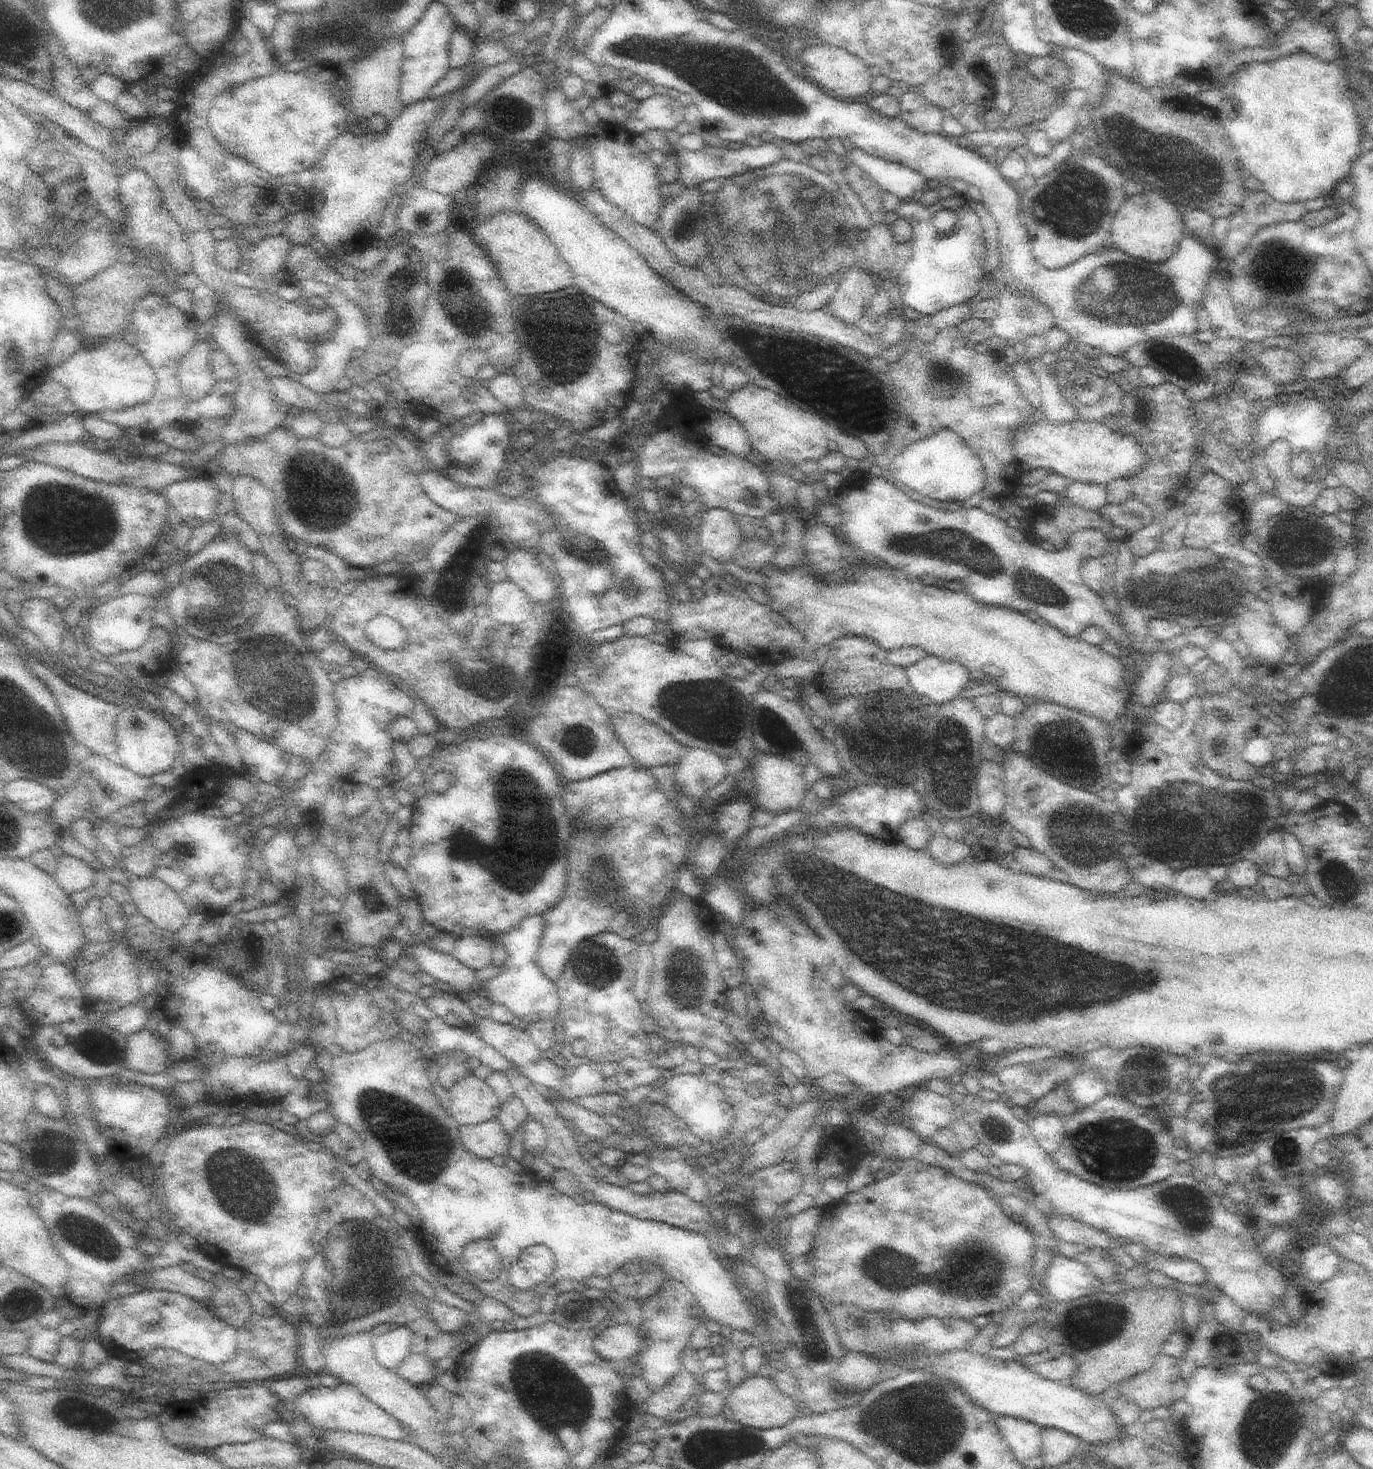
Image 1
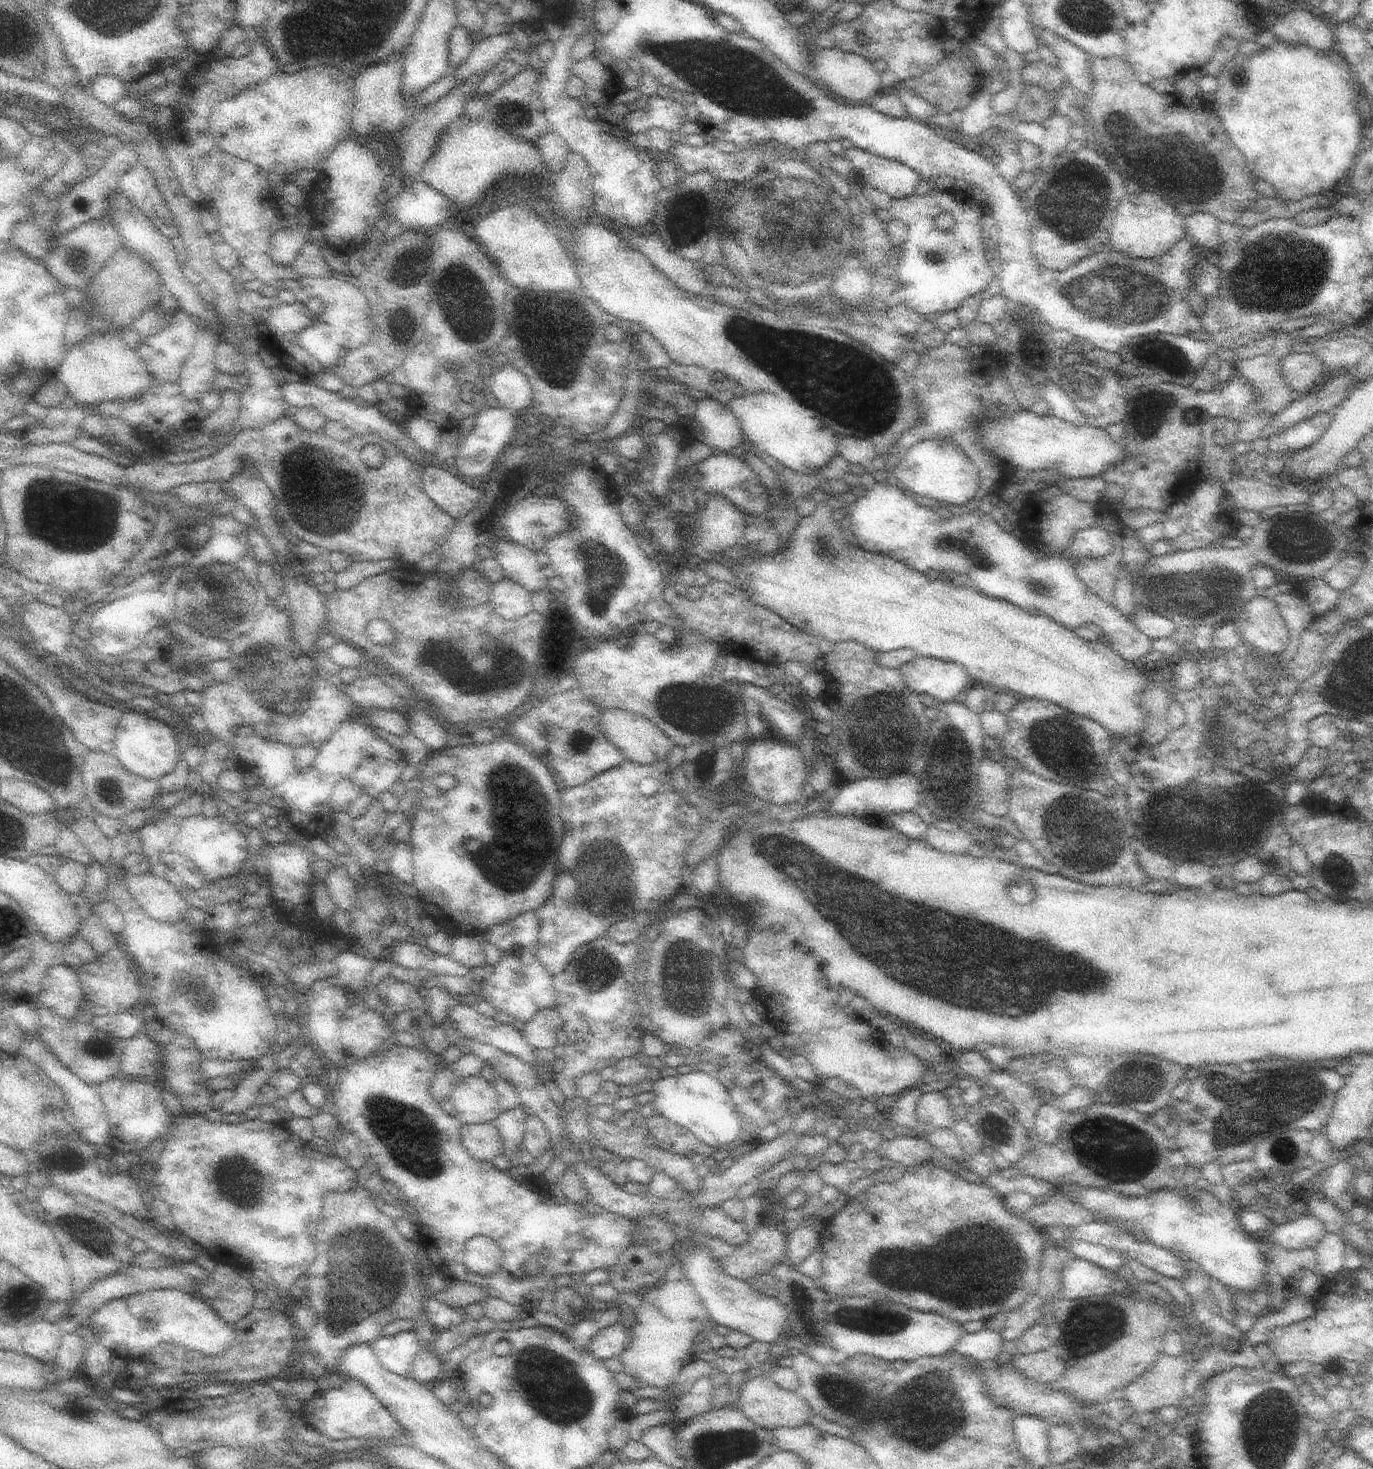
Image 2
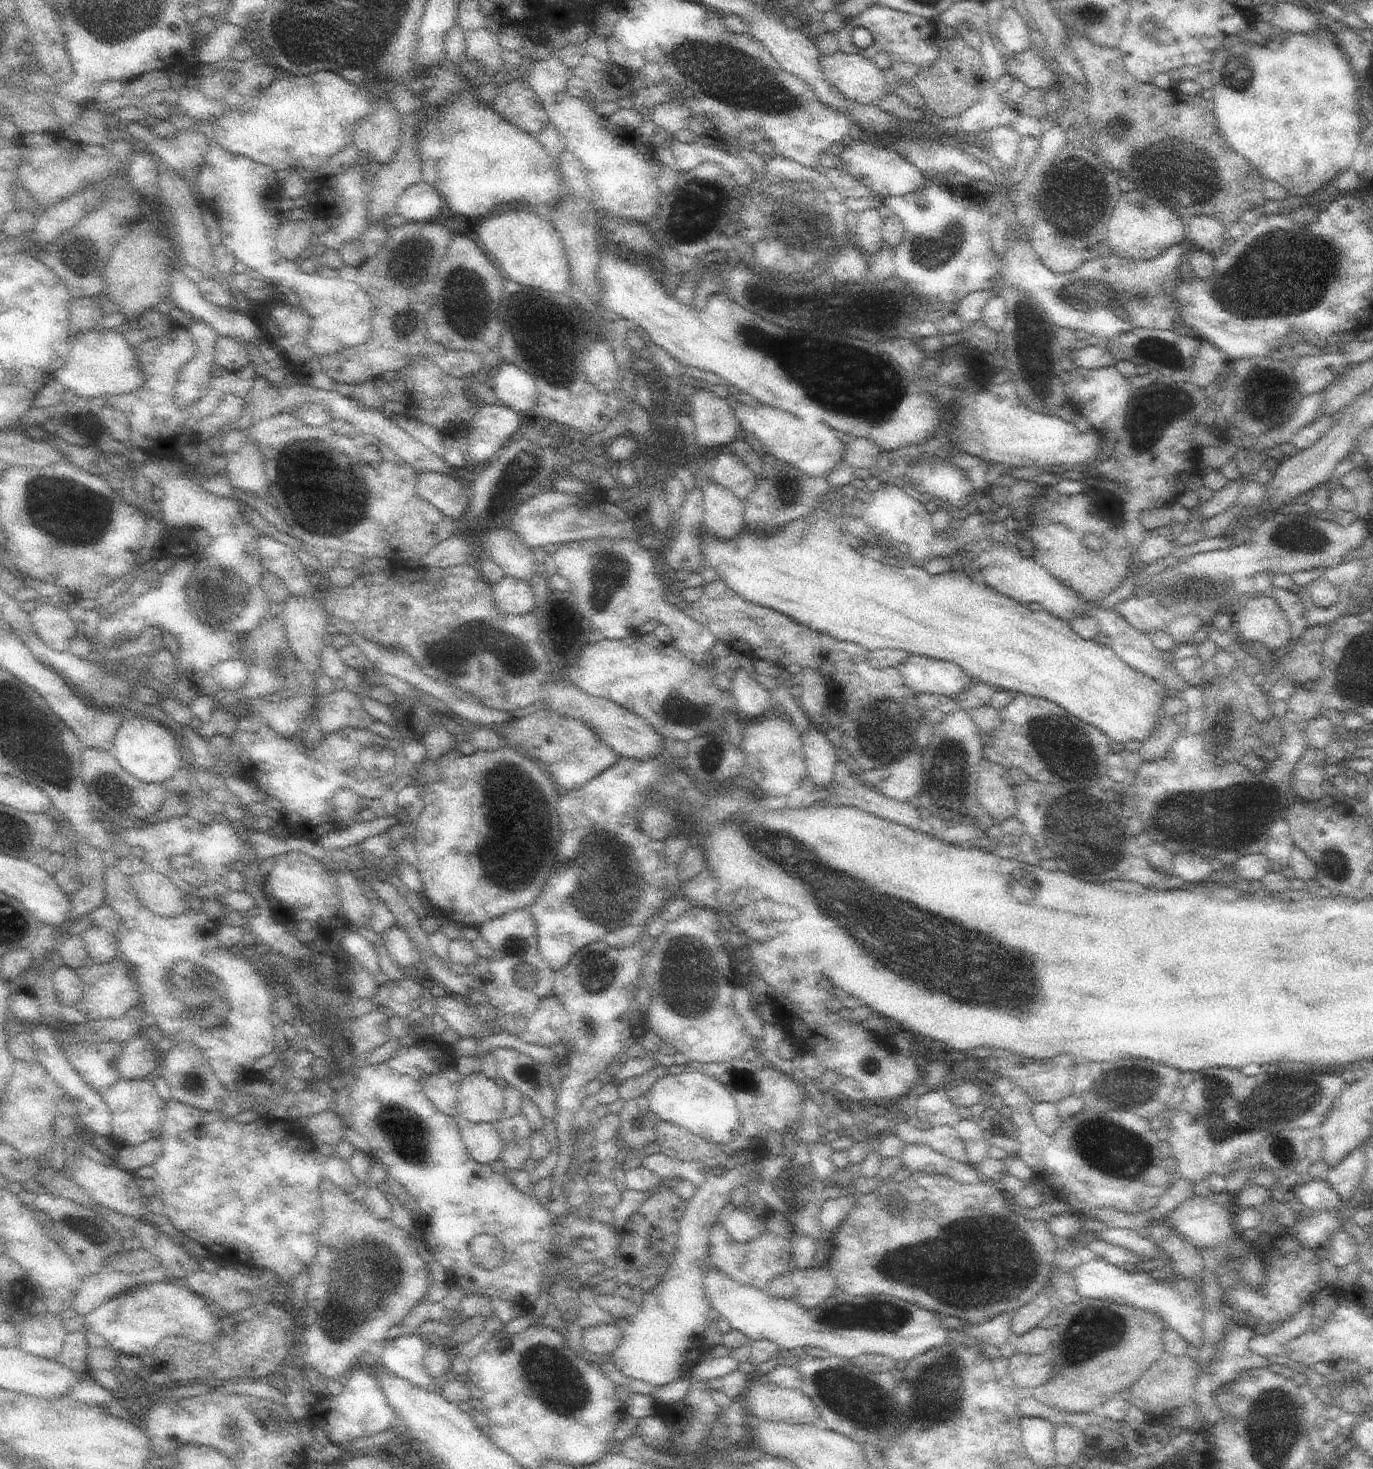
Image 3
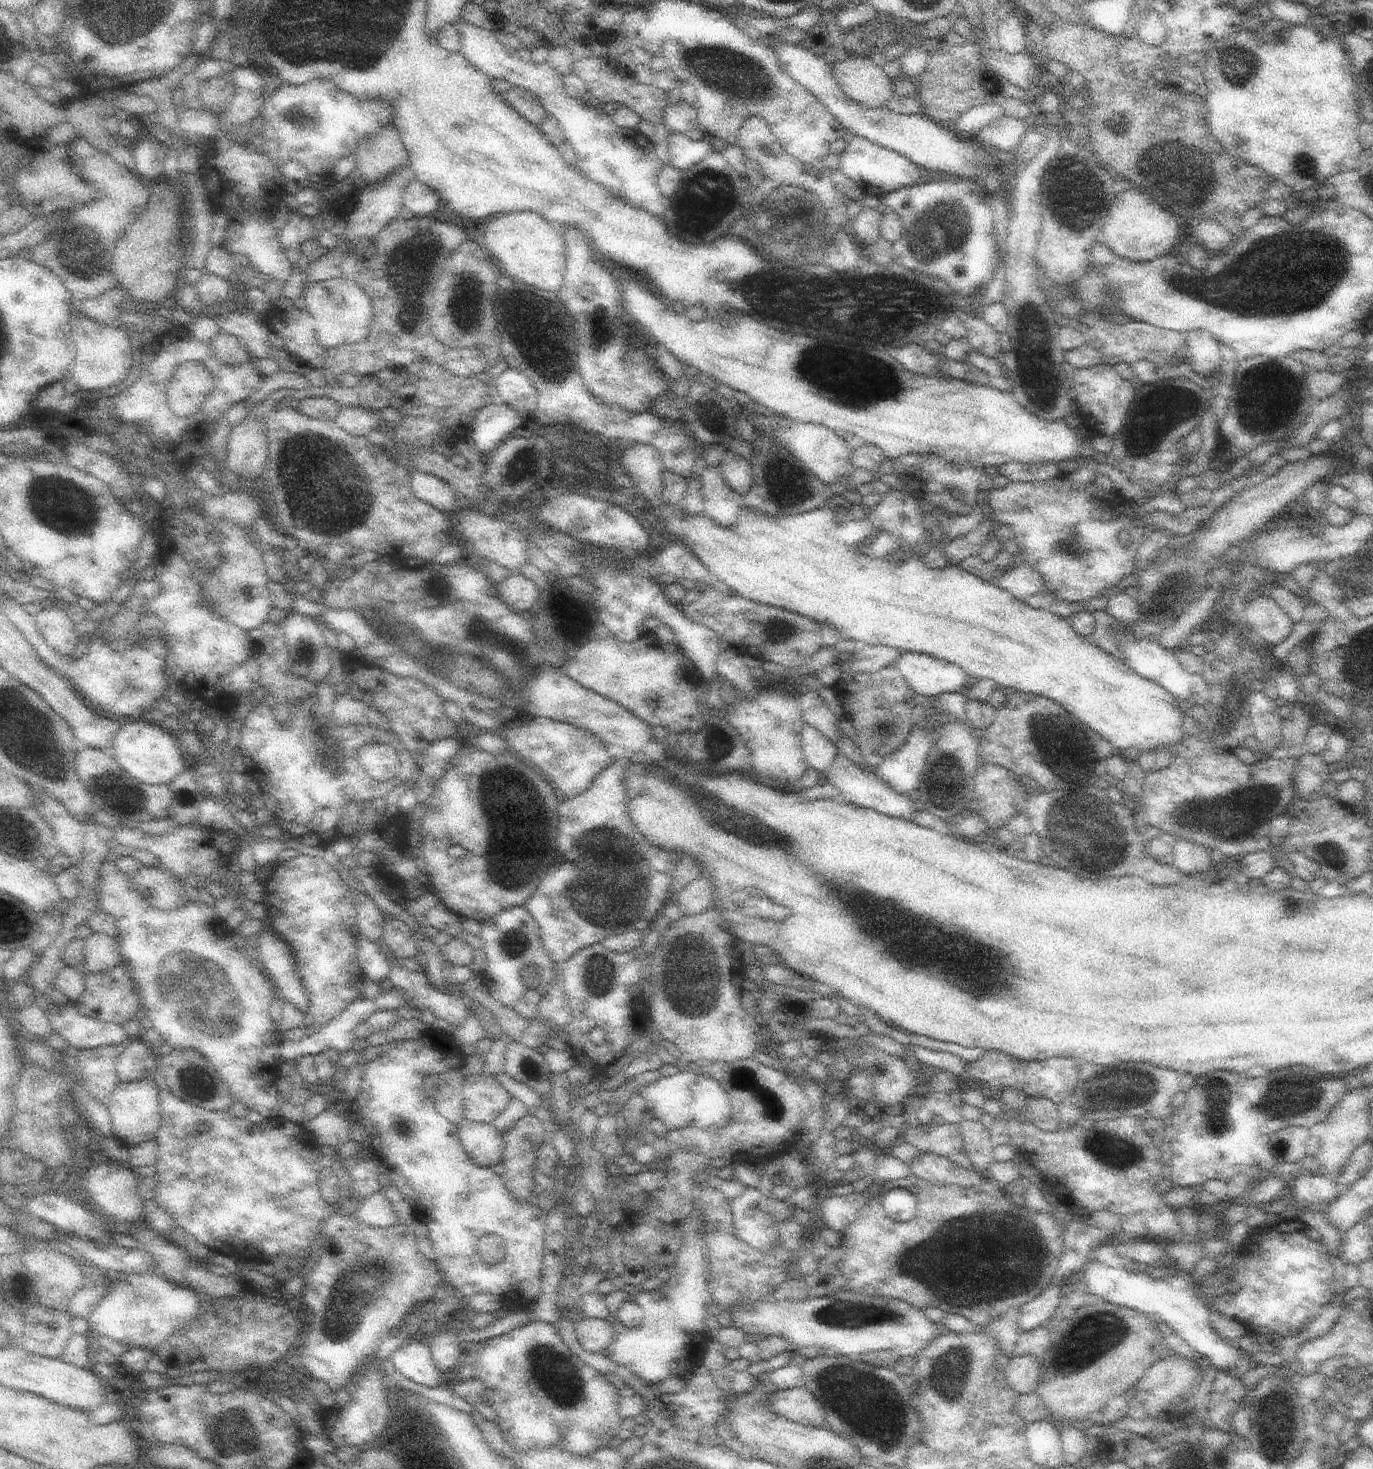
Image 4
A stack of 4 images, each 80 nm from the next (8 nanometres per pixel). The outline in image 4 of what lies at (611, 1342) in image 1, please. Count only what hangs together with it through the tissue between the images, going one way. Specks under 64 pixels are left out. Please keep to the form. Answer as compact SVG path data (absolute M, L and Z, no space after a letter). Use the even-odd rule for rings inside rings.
M584 1317L574 1324L574 1328L577 1341L584 1350L603 1353L613 1341L613 1328L608 1318Z

